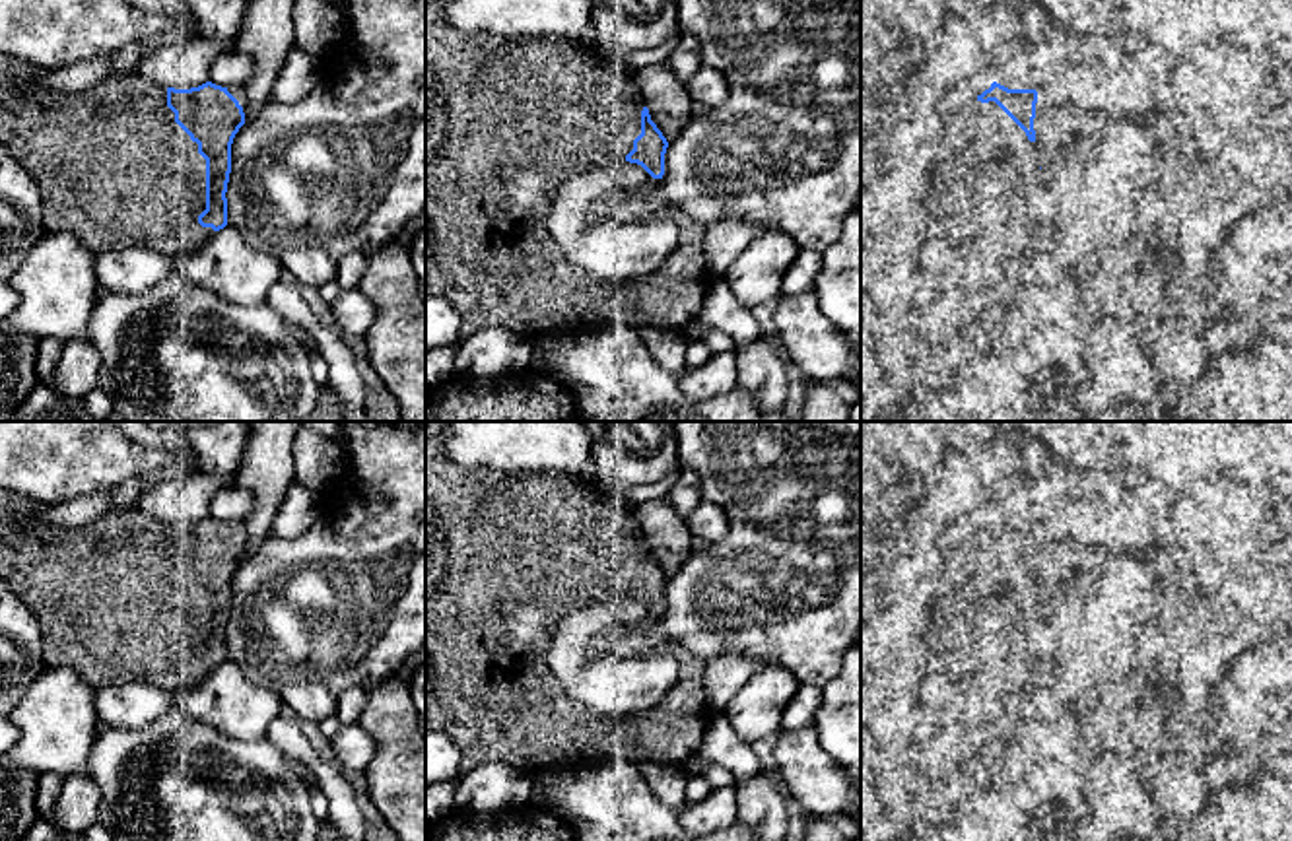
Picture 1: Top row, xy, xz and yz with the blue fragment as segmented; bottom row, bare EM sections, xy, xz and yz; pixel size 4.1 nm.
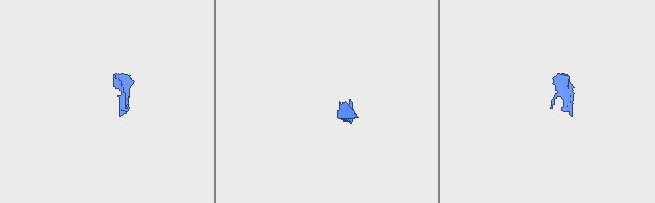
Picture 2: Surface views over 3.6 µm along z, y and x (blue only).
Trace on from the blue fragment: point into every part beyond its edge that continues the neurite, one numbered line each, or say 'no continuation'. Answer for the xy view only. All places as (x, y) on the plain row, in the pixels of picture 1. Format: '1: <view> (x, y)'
1: xy (113, 603)

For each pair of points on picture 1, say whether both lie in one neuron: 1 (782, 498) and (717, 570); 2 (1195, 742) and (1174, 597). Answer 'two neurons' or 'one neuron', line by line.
1: one neuron
2: one neuron

